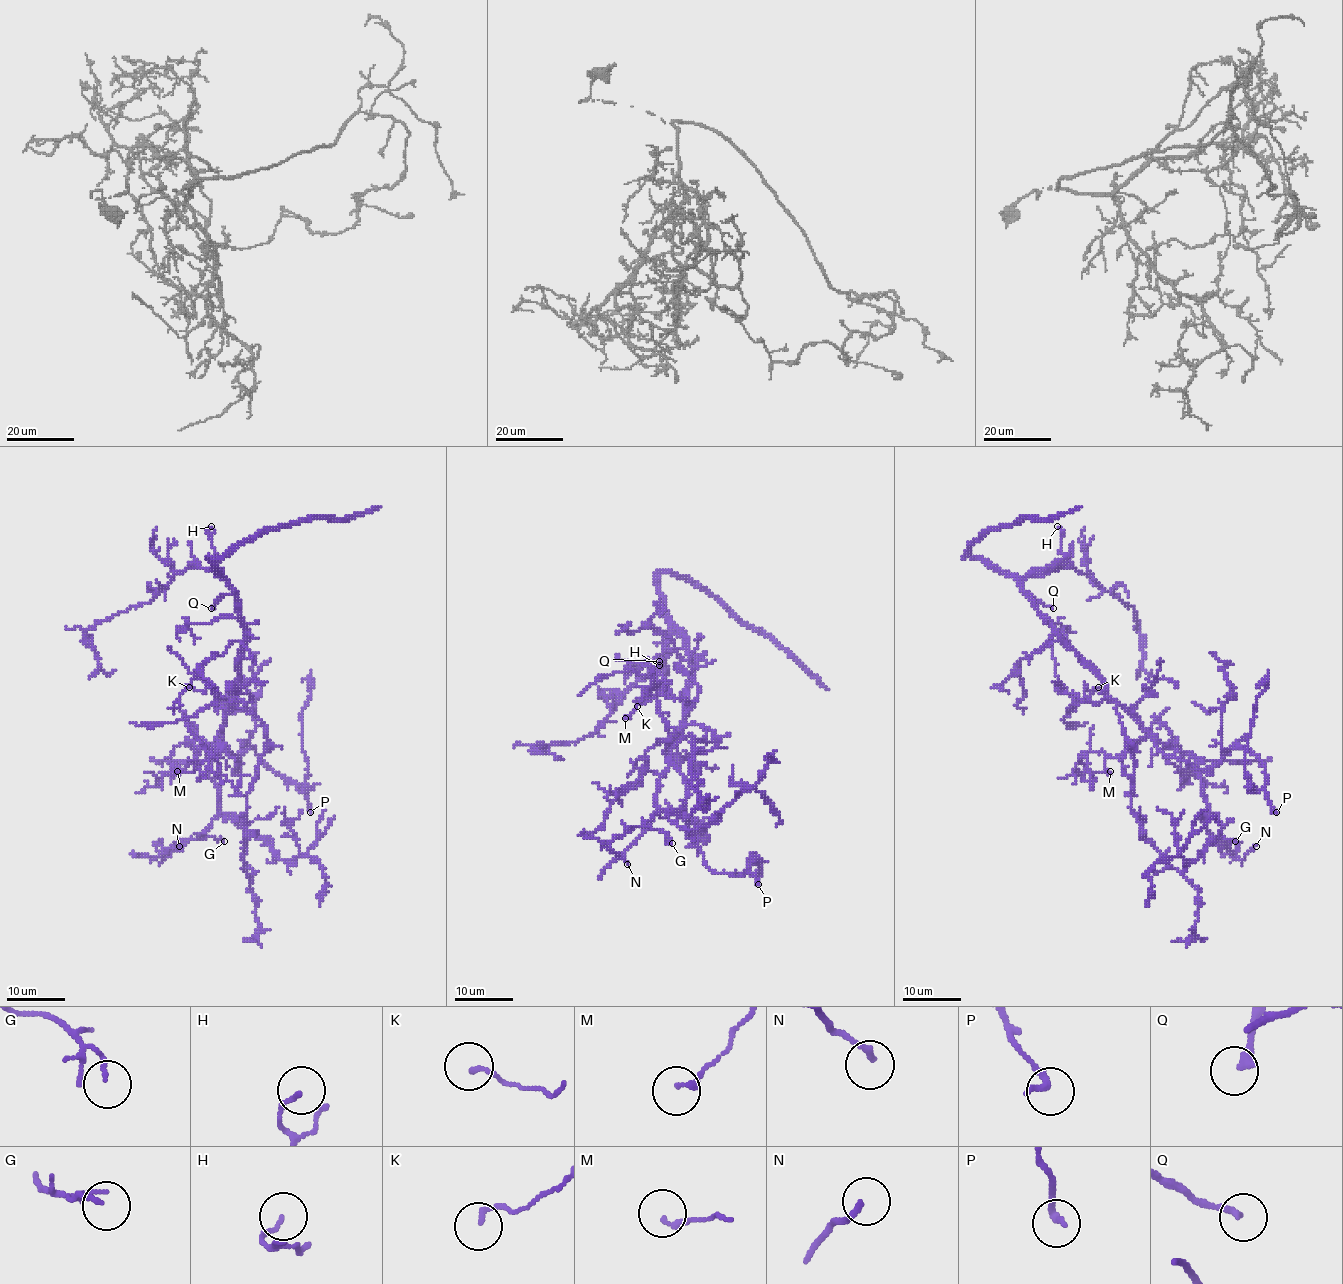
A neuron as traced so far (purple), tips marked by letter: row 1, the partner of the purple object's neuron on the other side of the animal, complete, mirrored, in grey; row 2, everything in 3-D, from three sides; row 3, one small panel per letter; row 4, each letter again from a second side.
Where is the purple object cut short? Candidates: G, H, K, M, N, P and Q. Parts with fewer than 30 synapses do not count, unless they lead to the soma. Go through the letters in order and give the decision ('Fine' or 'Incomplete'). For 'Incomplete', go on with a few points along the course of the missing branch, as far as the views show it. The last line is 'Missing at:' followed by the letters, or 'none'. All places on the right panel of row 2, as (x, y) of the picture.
G: Fine
H: Fine
K: Fine
M: Fine
N: Fine
P: Fine
Q: Incomplete. Course of what is missing: (1053, 608), (1076, 609), (1088, 615), (1100, 614), (1113, 624), (1119, 642), (1145, 659)
Missing at: Q

